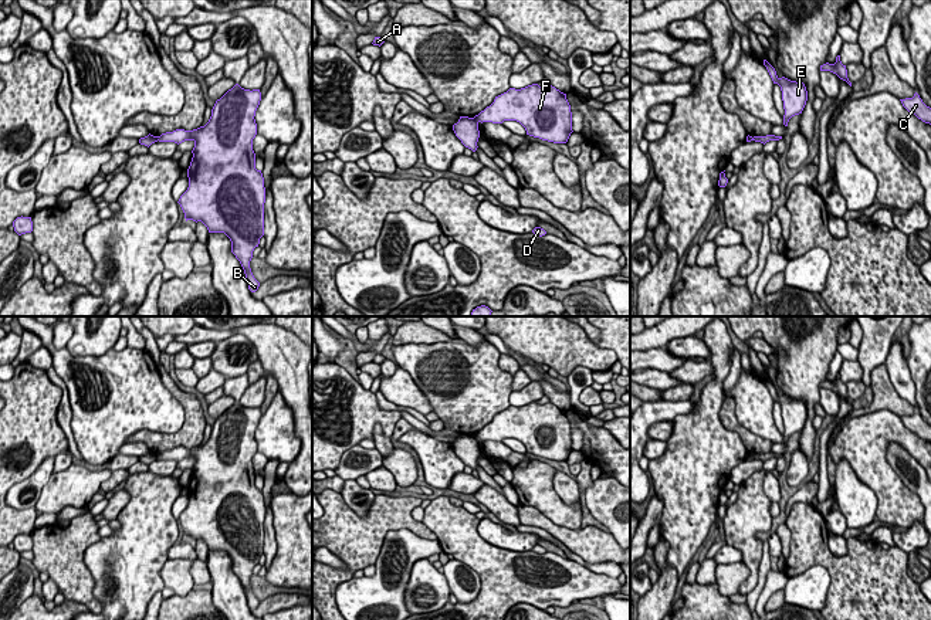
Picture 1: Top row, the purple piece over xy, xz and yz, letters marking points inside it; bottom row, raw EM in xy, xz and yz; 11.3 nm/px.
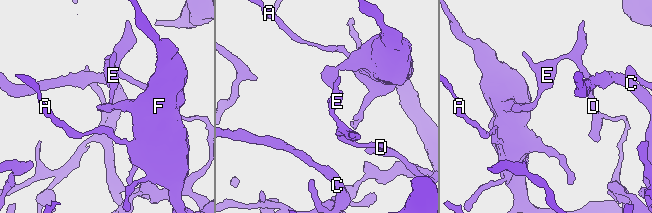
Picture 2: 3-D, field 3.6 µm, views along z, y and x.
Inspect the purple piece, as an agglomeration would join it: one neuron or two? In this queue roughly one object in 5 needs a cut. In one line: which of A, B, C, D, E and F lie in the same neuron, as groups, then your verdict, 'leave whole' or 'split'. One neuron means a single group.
groups A B C F / D E; split

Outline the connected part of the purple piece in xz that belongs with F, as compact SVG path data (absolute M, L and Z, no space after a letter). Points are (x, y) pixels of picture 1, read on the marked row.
M538 84L509 88L474 116L477 122L519 122L527 135L553 143L566 143L572 131L572 112L566 94Z

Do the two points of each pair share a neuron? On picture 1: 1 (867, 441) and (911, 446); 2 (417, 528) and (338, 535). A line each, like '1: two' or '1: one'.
1: one
2: one

